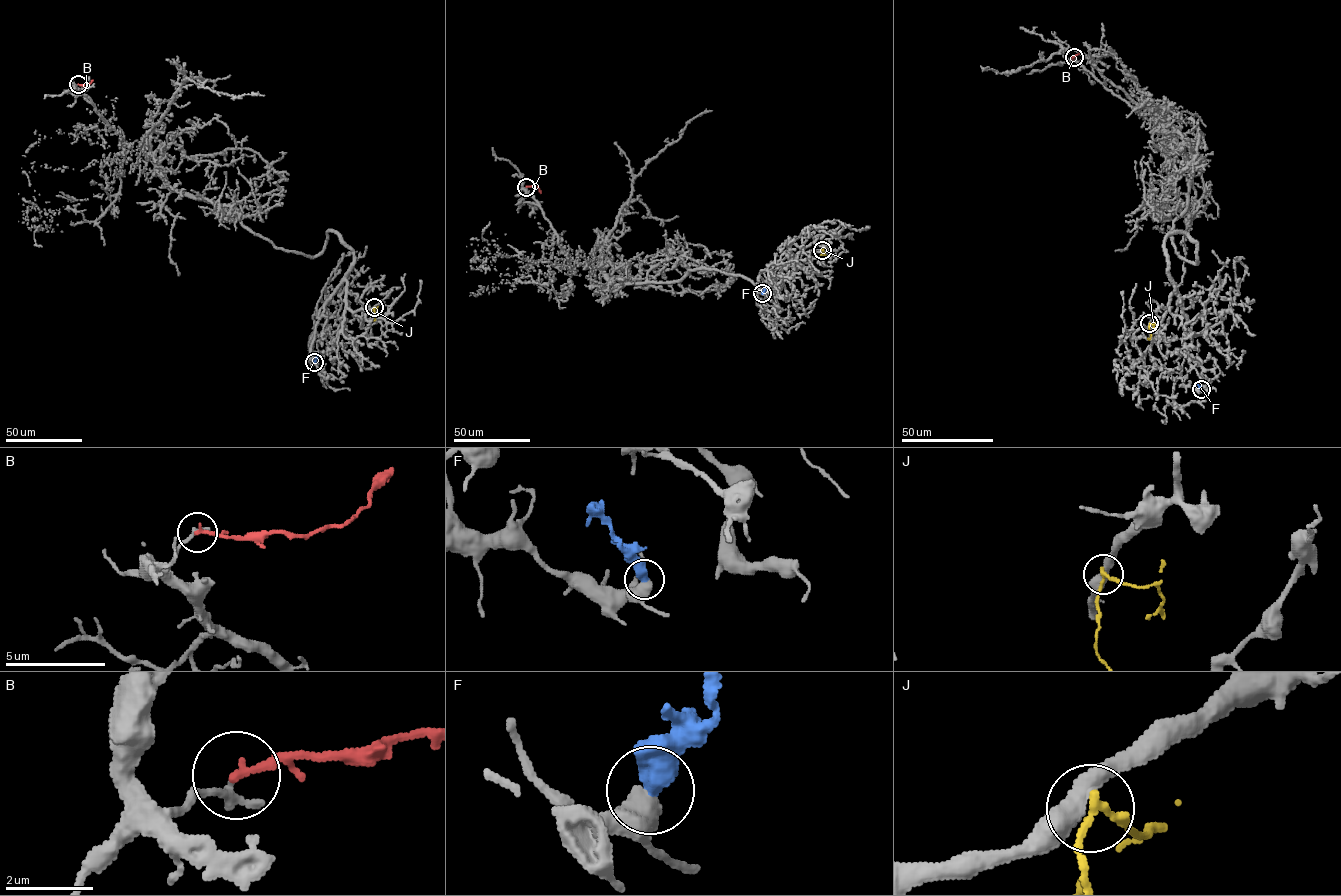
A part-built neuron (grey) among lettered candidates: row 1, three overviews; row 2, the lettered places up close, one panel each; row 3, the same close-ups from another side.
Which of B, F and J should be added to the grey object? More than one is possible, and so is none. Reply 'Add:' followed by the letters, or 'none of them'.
Add: none of them

